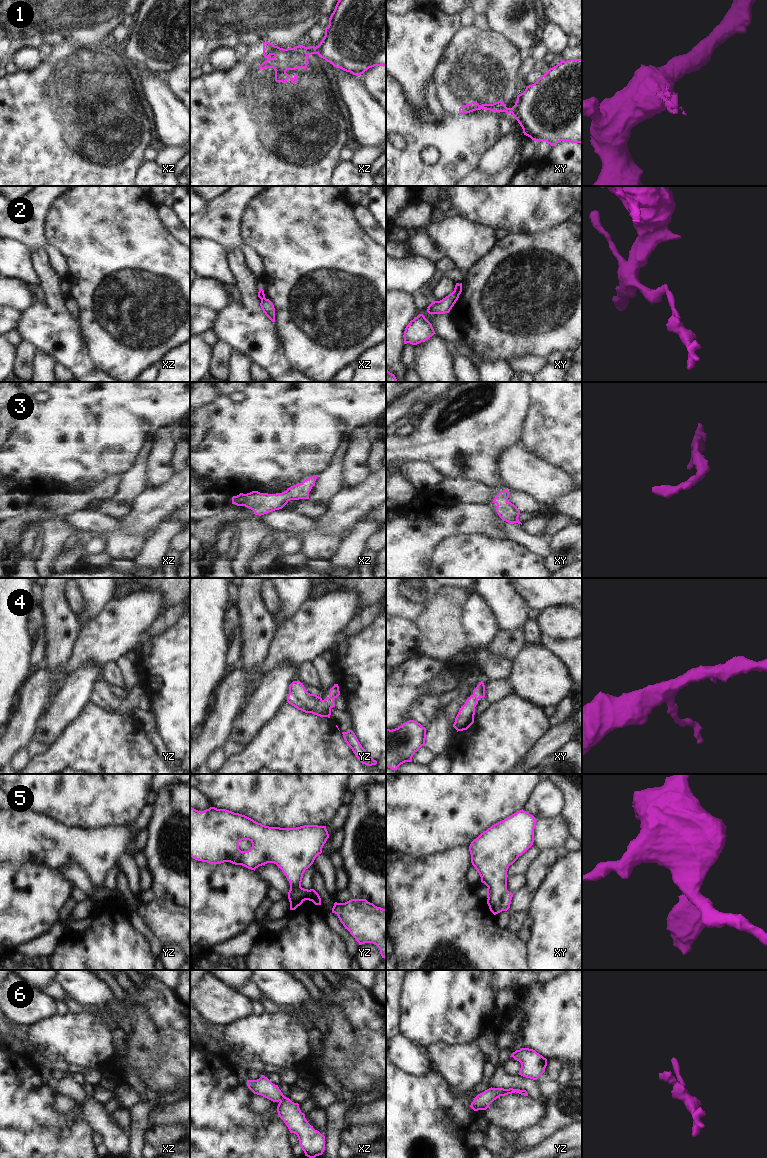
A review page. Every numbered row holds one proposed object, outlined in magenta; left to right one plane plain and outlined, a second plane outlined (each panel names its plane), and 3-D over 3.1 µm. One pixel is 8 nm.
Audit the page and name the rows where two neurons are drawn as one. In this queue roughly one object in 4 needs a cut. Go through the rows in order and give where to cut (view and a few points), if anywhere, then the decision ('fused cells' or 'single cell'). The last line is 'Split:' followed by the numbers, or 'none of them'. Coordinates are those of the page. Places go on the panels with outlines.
1: xz (315, 47), (317, 53) | fused cells
2: xz (264, 297), (261, 300) | fused cells
3: no cut | single cell
4: no cut | single cell
5: yz (299, 887), (294, 893), (303, 900) | fused cells
6: no cut | single cell
Split: 1, 2, 5

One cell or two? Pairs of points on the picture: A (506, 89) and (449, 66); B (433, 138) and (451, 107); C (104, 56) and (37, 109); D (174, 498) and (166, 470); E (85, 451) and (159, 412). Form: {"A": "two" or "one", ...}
{"A": "one", "B": "two", "C": "one", "D": "two", "E": "one"}

